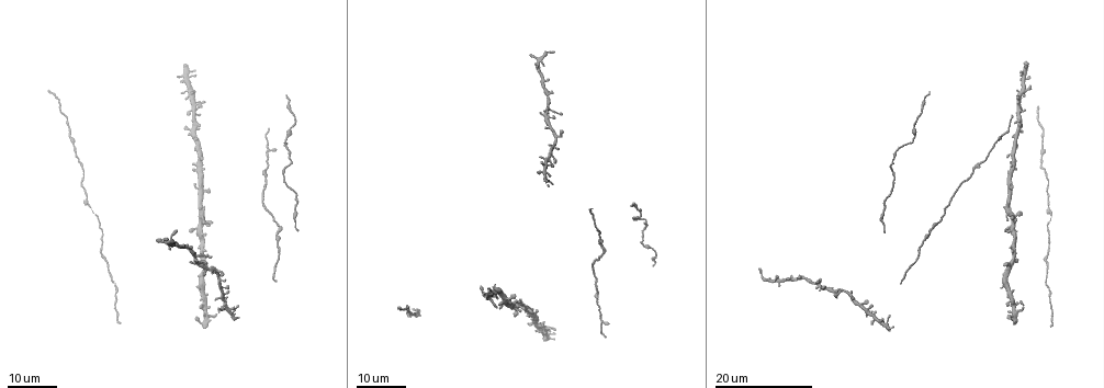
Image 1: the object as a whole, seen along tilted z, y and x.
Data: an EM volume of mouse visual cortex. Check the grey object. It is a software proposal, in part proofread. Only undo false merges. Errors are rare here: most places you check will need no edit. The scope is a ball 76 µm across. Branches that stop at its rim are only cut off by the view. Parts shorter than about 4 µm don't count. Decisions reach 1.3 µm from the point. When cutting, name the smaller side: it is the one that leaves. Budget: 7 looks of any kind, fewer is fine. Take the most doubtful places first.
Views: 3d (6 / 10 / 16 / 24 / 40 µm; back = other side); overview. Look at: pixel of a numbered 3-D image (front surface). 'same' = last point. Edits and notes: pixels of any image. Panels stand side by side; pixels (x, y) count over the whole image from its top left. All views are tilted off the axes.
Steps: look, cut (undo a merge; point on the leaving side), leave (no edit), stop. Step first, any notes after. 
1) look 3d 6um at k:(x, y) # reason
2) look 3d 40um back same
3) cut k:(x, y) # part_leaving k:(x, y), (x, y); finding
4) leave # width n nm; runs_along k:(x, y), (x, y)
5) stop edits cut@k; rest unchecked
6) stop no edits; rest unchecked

look 3d 24um at 1:(529, 308)

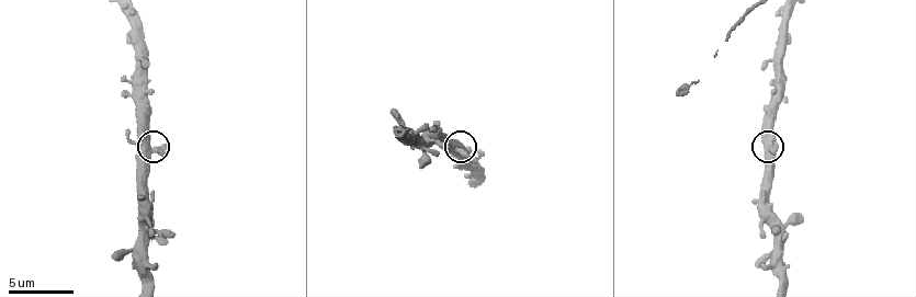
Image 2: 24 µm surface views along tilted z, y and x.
look 3d 6um at 2:(454, 151)

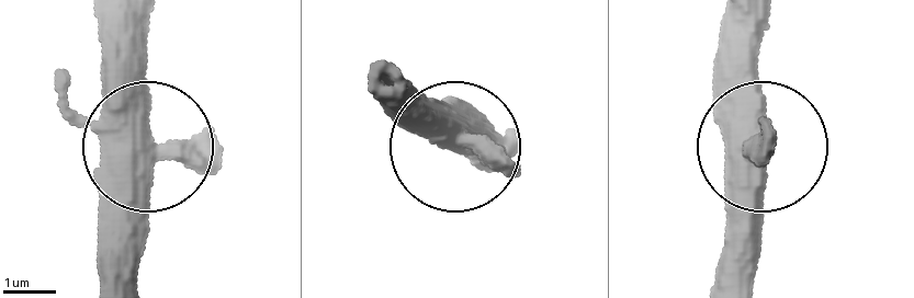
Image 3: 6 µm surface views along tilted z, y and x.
look 3d 6um back at 3:(151, 138)

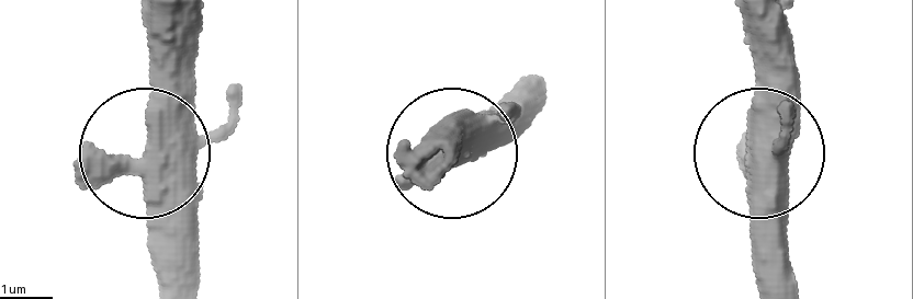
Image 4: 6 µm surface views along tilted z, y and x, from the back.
leave # side_arm 29 um; runs_along 4:(160, 276), (151, 22); all the same neuron

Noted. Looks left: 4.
look 3d 10um at 2:(696, 81)

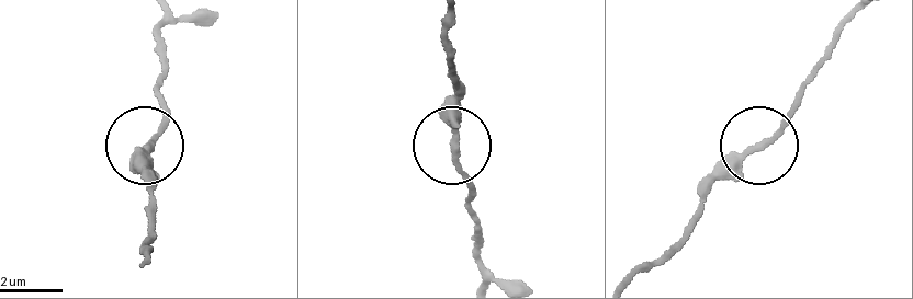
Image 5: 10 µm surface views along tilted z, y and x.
leave # width 190 nm; one neuron here

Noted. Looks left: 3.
look 3d 10um at 2:(140, 209)

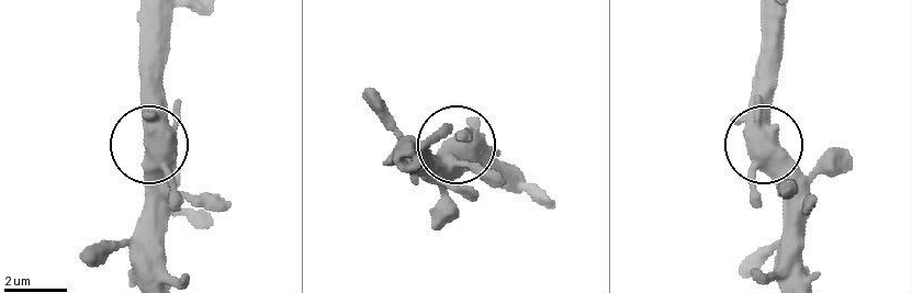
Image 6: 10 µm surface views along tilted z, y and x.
leave # width 500 nm; continuous, no second neuron

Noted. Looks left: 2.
look 3d 16um at 1:(896, 178) # thin neck

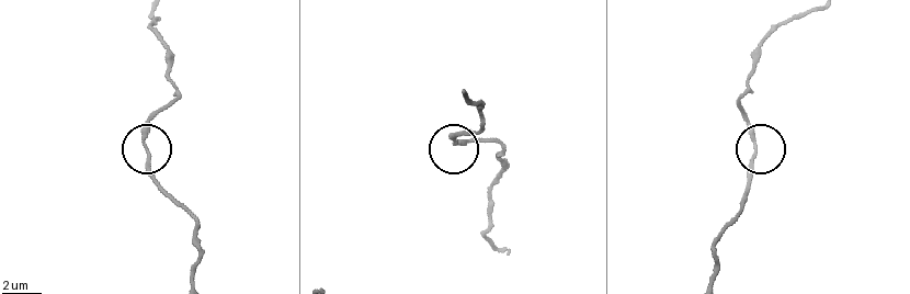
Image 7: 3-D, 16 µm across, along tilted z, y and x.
look 3d 10um at 7:(145, 150) # closer look

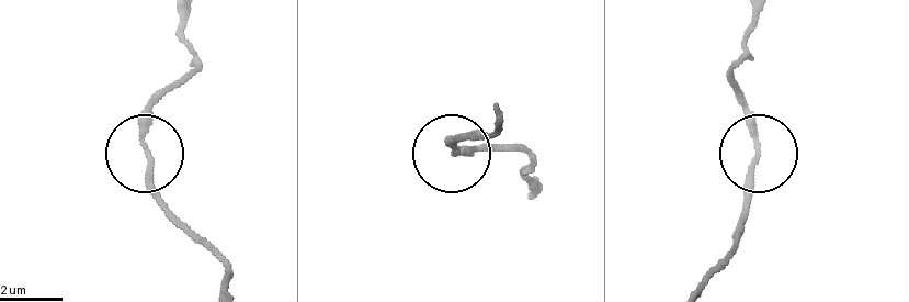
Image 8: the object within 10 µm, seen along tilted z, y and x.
leave # continuous, no second neuron

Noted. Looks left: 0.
stop no edits; rest unchecked

